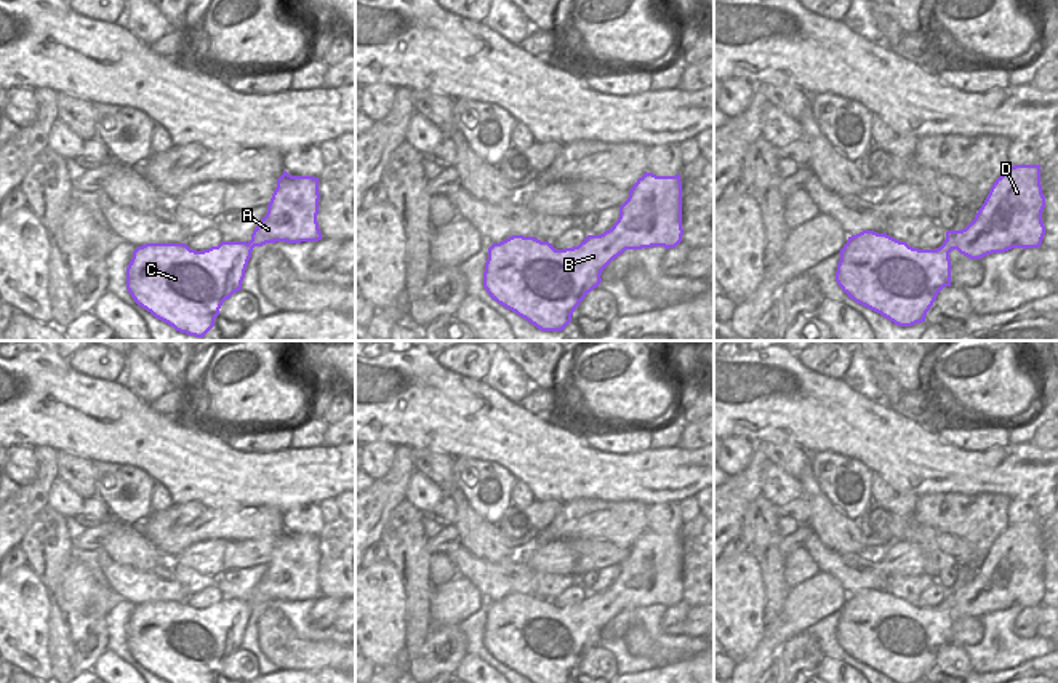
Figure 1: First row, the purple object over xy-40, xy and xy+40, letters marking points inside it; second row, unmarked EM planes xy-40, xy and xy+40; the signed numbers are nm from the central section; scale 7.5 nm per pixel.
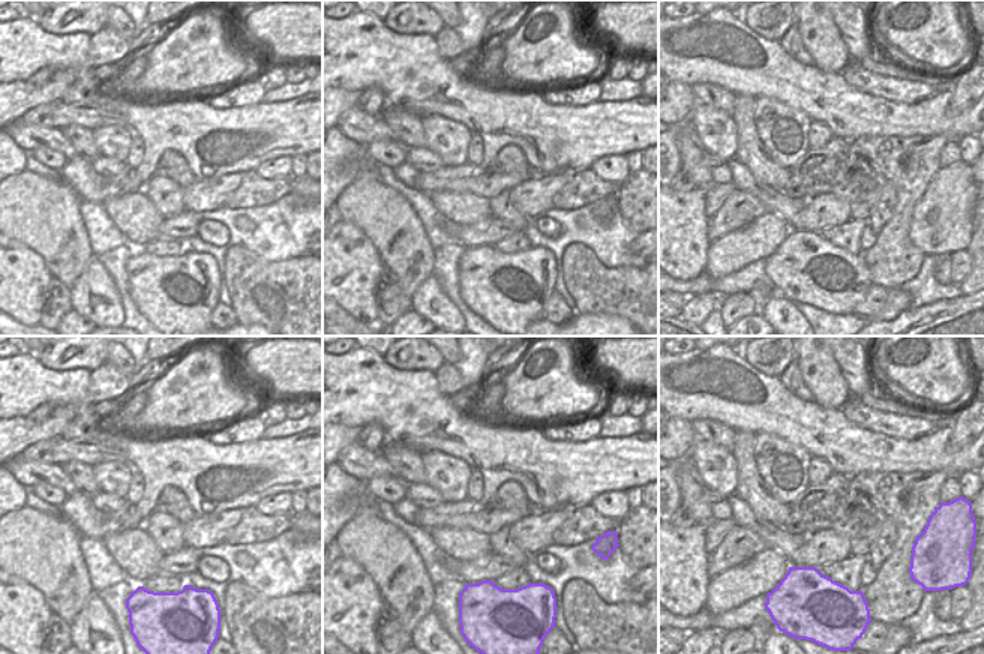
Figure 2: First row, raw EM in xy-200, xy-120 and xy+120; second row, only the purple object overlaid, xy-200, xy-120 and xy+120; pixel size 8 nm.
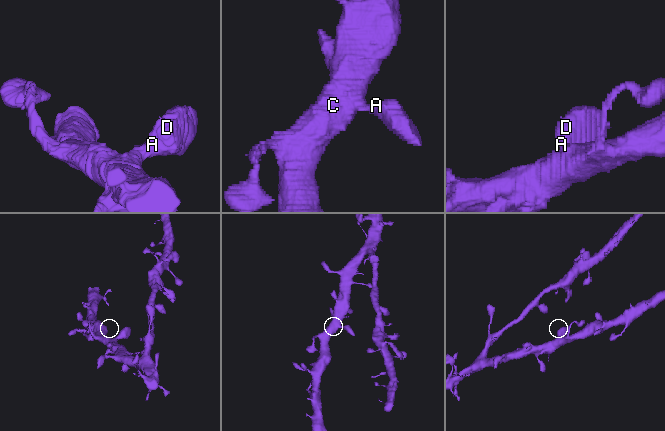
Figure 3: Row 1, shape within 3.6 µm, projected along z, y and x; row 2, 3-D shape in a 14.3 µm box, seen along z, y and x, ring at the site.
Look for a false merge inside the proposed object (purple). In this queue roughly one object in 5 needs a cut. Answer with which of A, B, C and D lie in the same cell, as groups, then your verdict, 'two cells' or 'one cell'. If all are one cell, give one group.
A B C D; one cell

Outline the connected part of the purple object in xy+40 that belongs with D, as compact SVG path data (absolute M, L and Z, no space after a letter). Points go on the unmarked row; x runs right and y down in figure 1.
M1040 523L1008 525L975 577L962 589L948 589L936 608L912 606L885 590L848 595L839 611L836 640L850 657L895 683L922 681L938 651L951 645L952 608L981 617L1012 606L1039 606L1044 566Z

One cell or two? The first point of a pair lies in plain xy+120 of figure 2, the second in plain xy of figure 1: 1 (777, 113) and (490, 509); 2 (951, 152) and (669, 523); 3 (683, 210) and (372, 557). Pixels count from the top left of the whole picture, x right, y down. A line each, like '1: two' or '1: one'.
1: one
2: one
3: two

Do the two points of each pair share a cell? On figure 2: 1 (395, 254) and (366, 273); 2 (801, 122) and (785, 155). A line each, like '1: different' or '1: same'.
1: different
2: same

